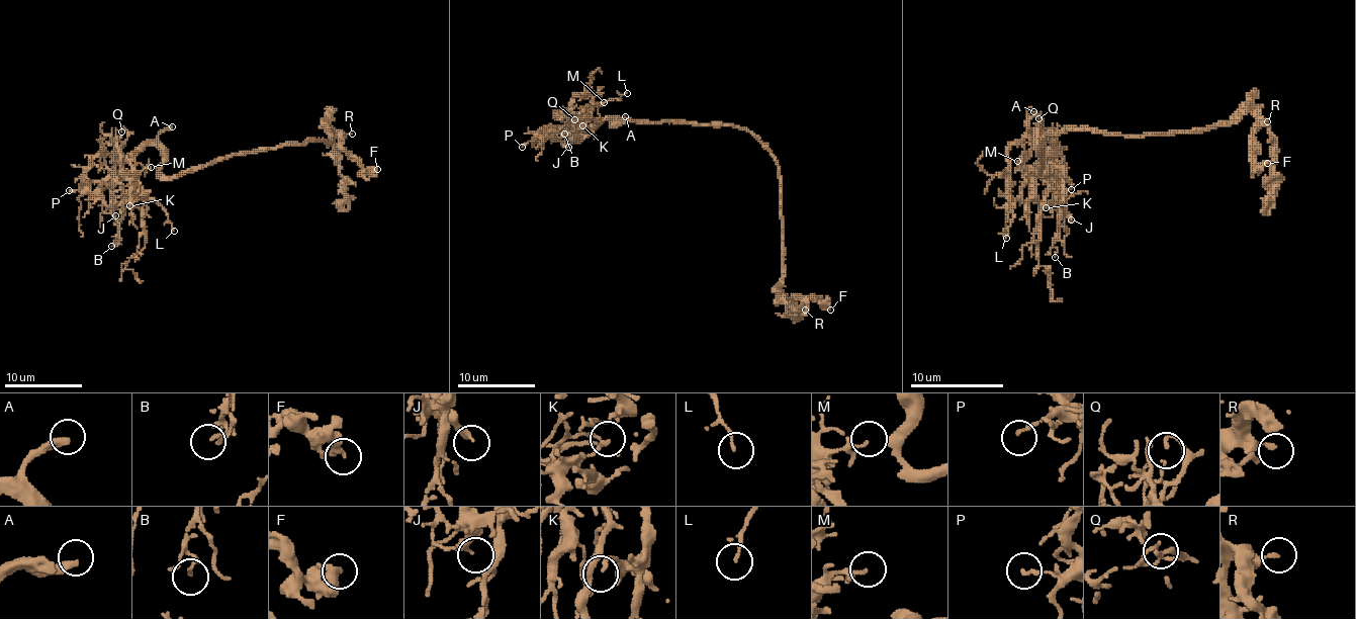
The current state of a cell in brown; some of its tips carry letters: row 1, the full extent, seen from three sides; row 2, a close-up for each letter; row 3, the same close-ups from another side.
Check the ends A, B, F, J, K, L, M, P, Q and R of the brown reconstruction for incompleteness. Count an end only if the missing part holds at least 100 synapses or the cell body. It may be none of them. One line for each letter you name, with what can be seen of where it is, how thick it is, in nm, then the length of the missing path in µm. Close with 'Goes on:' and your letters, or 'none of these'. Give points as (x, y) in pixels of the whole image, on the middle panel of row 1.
A: place (625, 116); calibre 320 nm; missing 90 µm
Goes on: A

